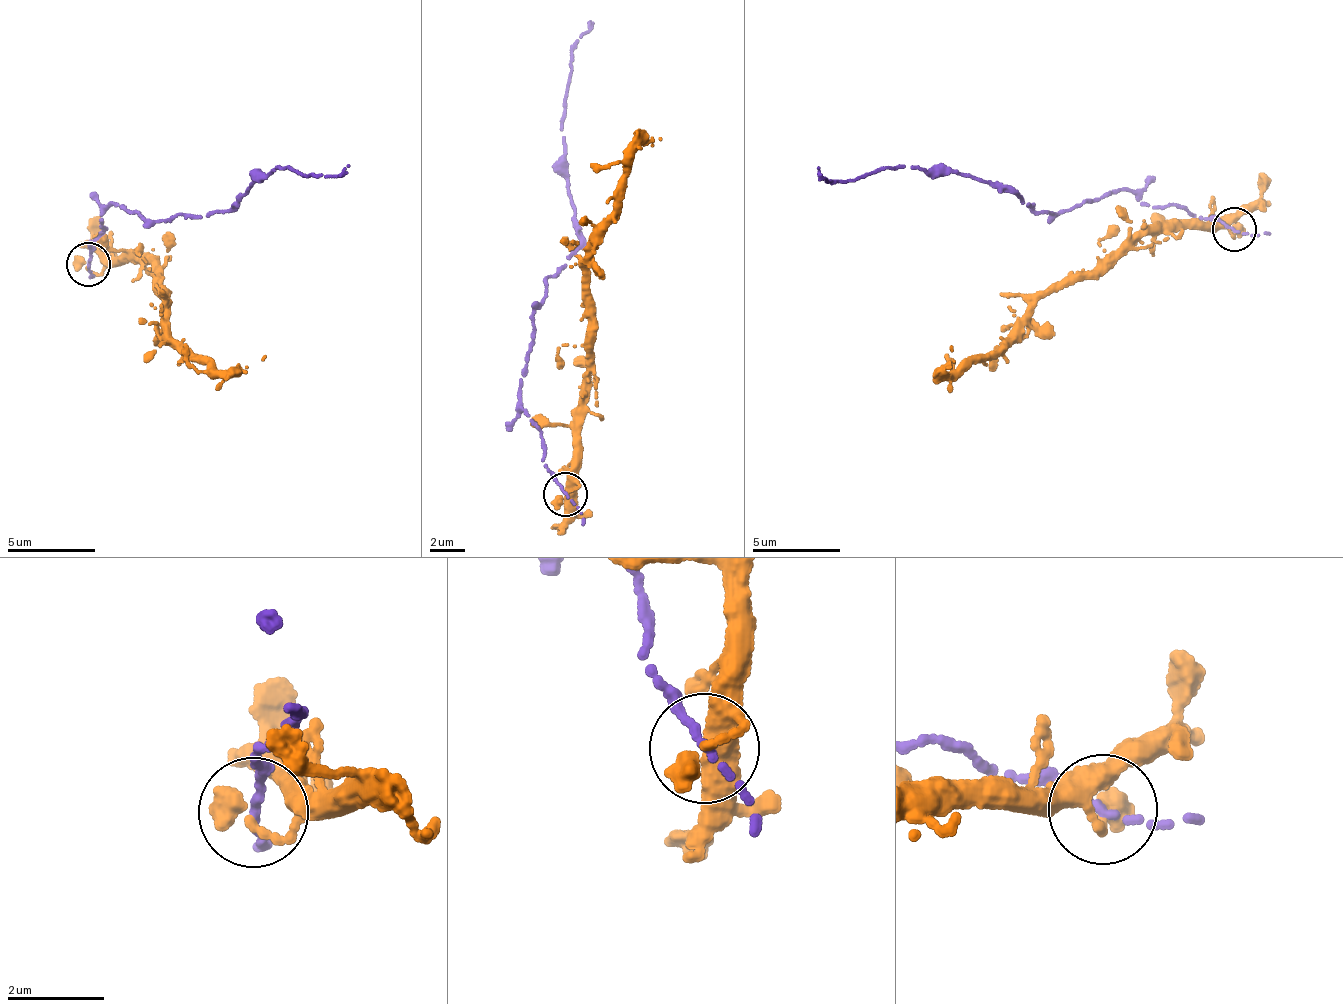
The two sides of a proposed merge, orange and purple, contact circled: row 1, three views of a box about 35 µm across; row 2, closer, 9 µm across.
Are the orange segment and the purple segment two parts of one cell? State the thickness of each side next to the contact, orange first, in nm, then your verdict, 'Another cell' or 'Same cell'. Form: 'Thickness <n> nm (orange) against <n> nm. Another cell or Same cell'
Thickness 400 nm (orange) against 140 nm. Same cell

